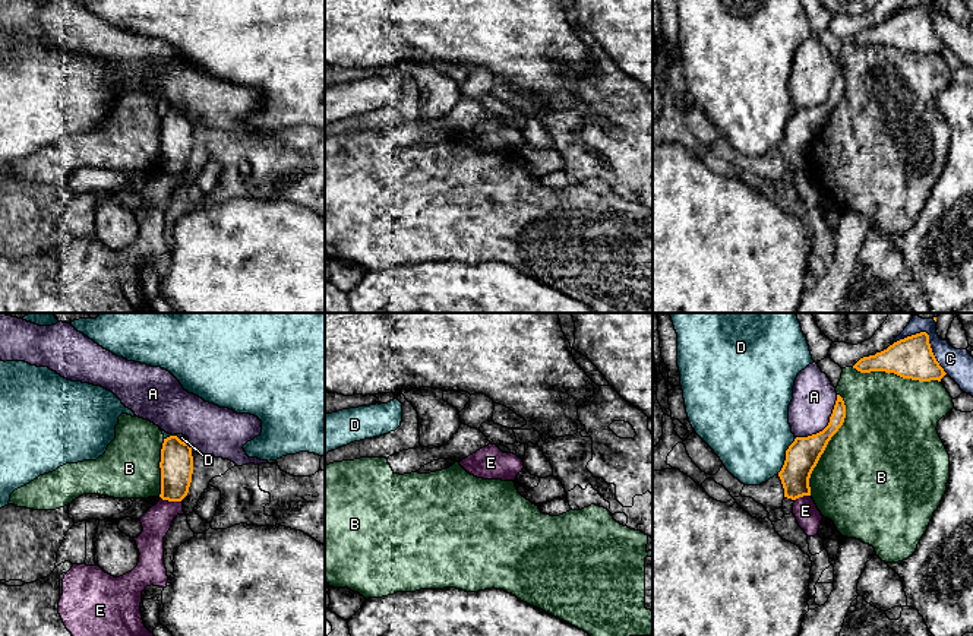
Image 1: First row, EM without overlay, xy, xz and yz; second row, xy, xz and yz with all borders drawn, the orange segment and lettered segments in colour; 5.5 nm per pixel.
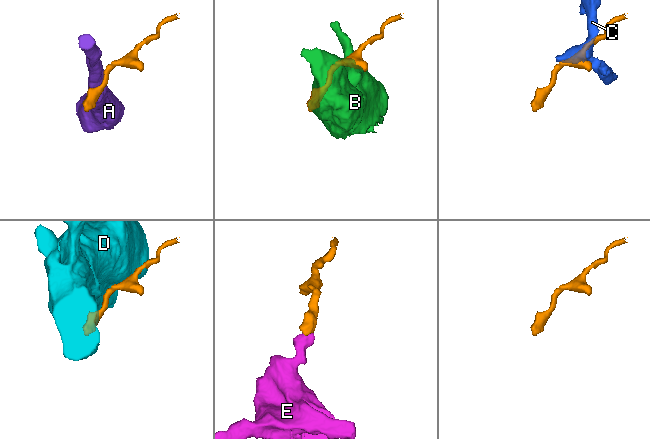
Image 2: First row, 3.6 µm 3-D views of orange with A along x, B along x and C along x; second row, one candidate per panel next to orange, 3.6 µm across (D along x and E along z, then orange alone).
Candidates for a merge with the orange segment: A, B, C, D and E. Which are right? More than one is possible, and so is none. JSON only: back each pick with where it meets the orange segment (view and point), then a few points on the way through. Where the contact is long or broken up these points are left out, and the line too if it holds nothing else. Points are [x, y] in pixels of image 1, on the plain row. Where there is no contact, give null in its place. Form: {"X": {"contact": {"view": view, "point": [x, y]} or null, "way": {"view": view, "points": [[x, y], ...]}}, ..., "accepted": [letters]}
{"accepted": []}

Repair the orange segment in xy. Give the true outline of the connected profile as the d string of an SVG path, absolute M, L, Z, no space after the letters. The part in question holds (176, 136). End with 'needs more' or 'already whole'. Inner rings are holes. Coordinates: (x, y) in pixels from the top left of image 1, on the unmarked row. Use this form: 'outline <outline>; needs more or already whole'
outline M177 108L164 111L161 121L161 167L162 173L181 174L192 155L193 129L189 116Z; already whole

